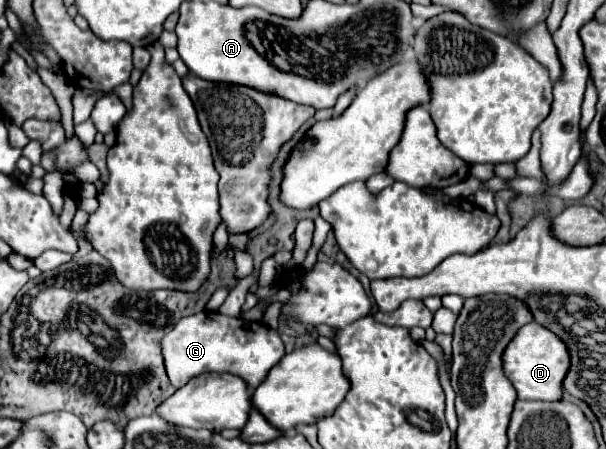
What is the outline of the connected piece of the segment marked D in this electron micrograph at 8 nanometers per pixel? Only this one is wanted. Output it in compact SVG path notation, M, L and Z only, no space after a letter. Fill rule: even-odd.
M530 321L504 349L502 369L504 375L514 383L518 399L558 401L562 397L562 379L568 371L568 351L554 333Z

